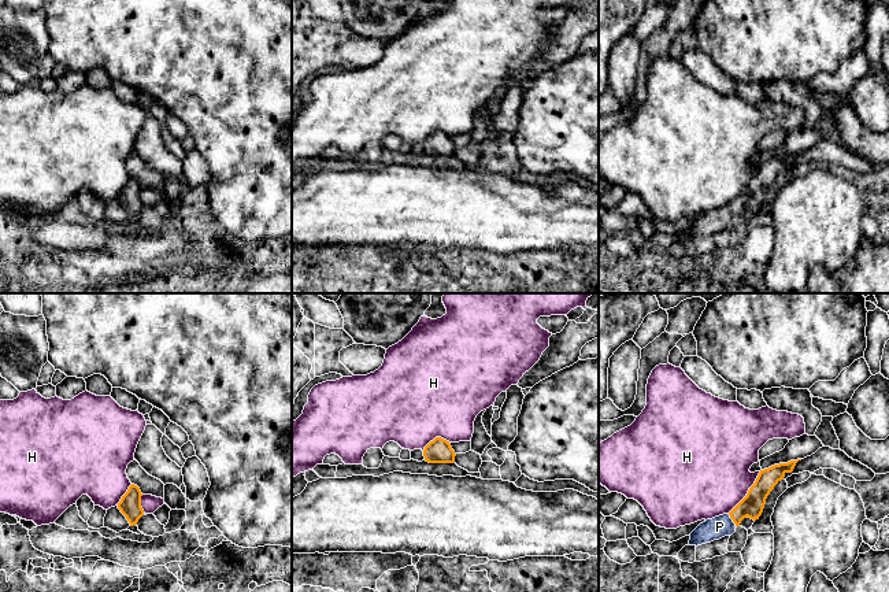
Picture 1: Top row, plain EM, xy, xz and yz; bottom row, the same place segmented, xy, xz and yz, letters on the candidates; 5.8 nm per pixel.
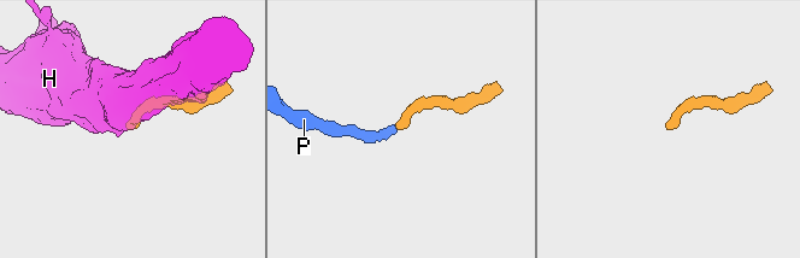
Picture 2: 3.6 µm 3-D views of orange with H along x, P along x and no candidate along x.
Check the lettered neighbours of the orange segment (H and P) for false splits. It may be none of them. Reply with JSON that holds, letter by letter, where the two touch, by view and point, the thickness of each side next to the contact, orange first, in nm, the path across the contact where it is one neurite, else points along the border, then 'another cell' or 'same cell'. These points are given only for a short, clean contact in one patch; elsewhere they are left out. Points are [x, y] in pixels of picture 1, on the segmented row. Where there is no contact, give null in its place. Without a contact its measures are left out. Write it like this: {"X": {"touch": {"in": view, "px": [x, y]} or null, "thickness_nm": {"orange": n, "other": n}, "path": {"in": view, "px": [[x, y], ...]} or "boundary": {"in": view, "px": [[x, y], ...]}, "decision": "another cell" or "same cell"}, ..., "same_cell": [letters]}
{"H": {"touch": {"in": "yz", "px": [748, 492]}, "thickness_nm": {"orange": 140, "other": 460}, "boundary": {"in": "yz", "px": [[760, 472], [748, 492], [728, 513]]}, "decision": "another cell"}, "P": {"touch": {"in": "yz", "px": [733, 521]}, "thickness_nm": {"orange": 140, "other": 130}, "path": {"in": "yz", "px": [[752, 504], [733, 521], [719, 526]]}, "decision": "same cell"}, "same_cell": ["P"]}

